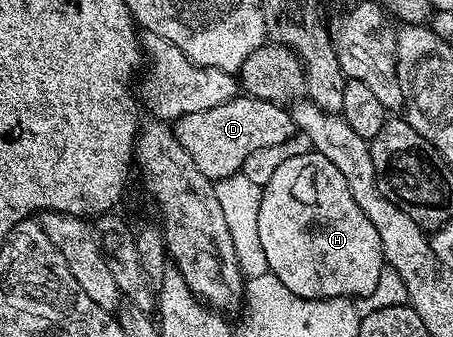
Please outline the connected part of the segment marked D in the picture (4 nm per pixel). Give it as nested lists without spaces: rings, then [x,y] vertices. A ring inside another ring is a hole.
[[[245,94],[207,112],[181,116],[173,121],[172,127],[180,146],[184,146],[192,162],[196,162],[196,170],[215,182],[239,175],[248,154],[256,154],[256,150],[264,150],[264,146],[288,142],[288,138],[296,134],[294,120],[283,105]]]

